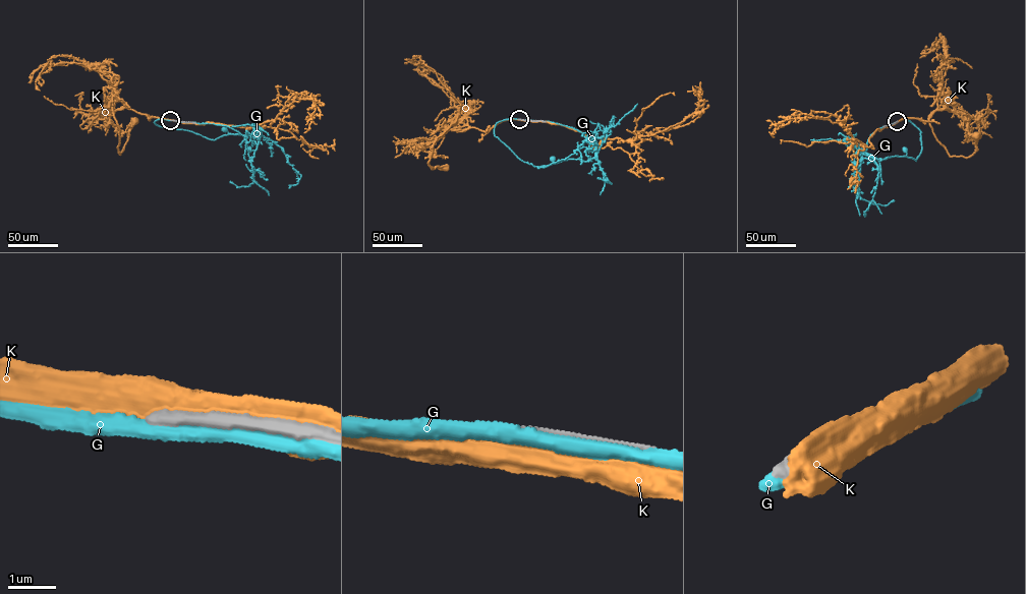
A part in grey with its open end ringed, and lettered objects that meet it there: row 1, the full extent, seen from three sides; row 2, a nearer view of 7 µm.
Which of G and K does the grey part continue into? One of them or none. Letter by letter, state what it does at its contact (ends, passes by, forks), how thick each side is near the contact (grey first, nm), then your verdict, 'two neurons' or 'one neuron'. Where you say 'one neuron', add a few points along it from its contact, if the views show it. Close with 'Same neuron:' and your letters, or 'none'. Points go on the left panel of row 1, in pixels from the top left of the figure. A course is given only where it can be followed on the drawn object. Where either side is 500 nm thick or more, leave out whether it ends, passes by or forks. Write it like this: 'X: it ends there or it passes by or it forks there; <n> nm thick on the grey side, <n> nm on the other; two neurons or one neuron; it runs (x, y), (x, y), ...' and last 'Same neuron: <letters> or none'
G: it passes by; 280 nm thick on the grey side, 340 nm on the other; two neurons
K: 280 nm thick on the grey side, 550 nm on the other; two neurons
Same neuron: none

